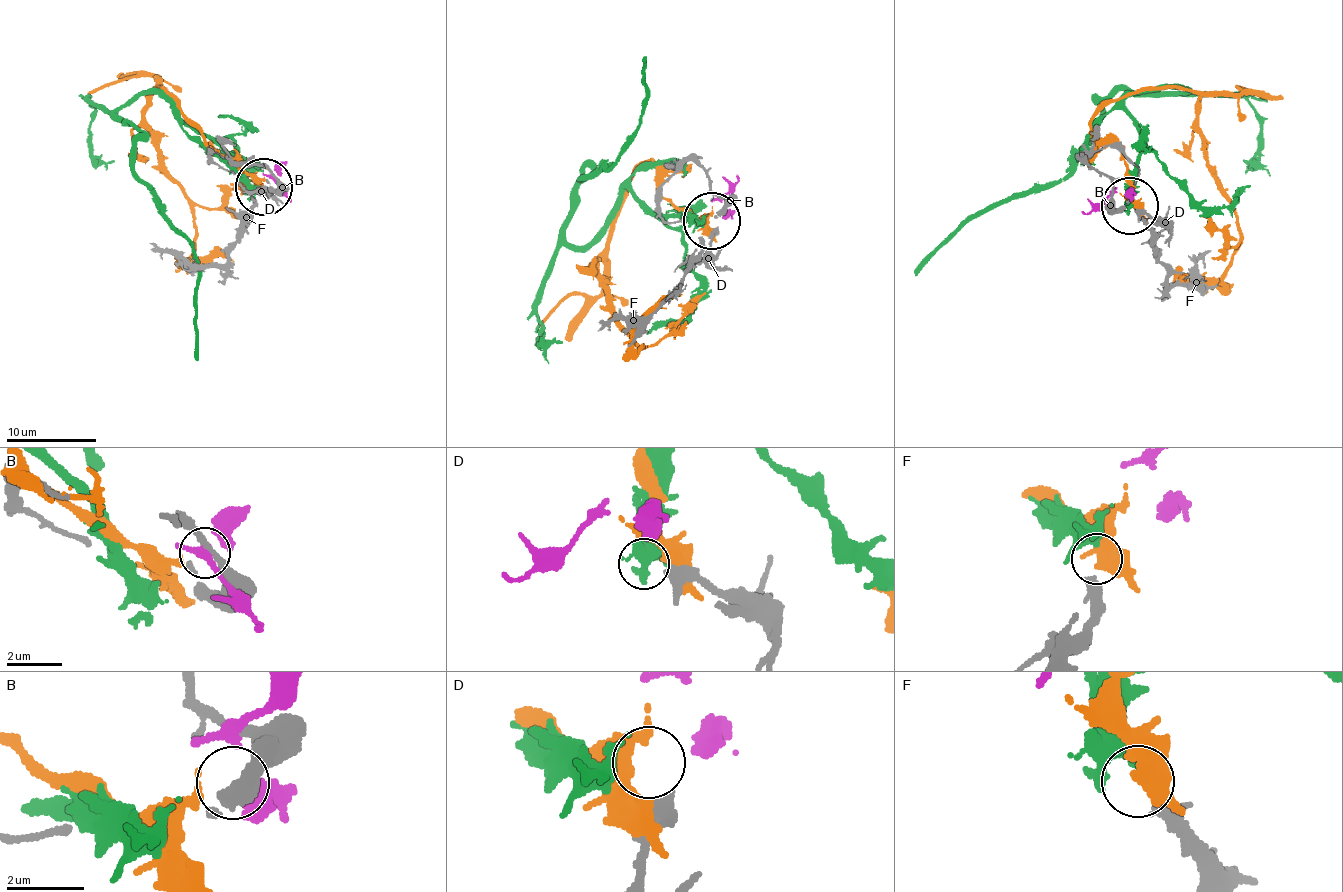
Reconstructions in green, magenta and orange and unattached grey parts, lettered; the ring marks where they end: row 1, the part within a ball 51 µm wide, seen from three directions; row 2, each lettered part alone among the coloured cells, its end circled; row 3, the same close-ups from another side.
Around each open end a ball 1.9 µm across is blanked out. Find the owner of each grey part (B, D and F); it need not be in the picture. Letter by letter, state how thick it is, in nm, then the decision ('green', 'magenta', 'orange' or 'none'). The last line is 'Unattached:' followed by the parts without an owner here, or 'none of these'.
B: 160 nm | none
D: 260 nm | none
F: 320 nm | green
Unattached: B, D

